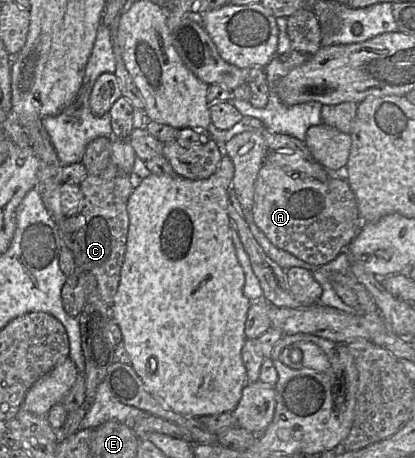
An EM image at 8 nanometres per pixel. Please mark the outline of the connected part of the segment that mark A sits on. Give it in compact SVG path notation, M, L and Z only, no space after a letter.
M266 161L257 175L251 213L256 226L274 246L312 266L322 266L345 251L361 225L356 215L354 194L345 178L323 181L293 176Z

